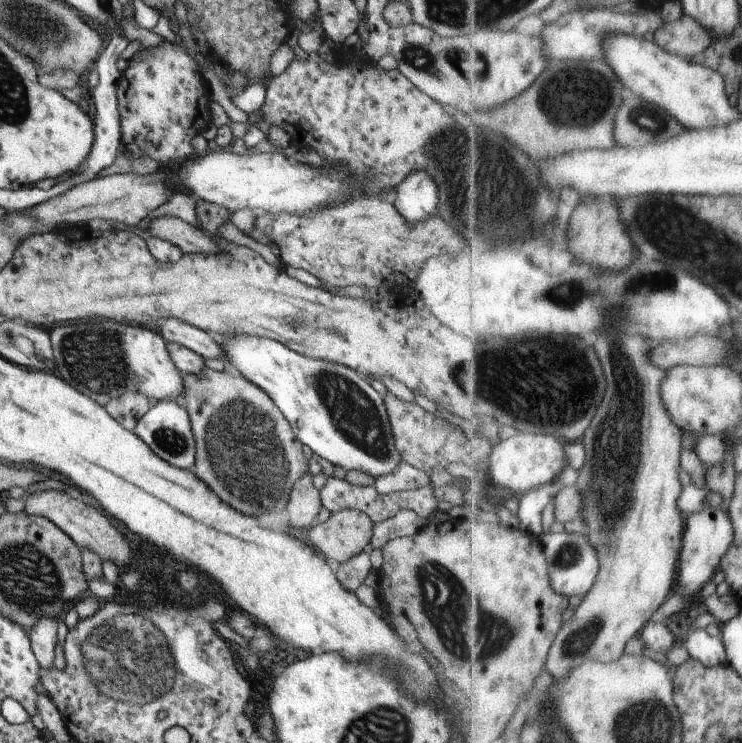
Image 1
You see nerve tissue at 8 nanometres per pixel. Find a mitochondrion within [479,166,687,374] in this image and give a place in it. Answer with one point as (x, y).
(575, 294)

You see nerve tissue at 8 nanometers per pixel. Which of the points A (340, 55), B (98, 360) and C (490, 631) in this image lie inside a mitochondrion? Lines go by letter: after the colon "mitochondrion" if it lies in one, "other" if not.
A: other
B: mitochondrion
C: mitochondrion

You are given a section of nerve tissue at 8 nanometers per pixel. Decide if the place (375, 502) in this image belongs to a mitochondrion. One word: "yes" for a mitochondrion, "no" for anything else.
no

